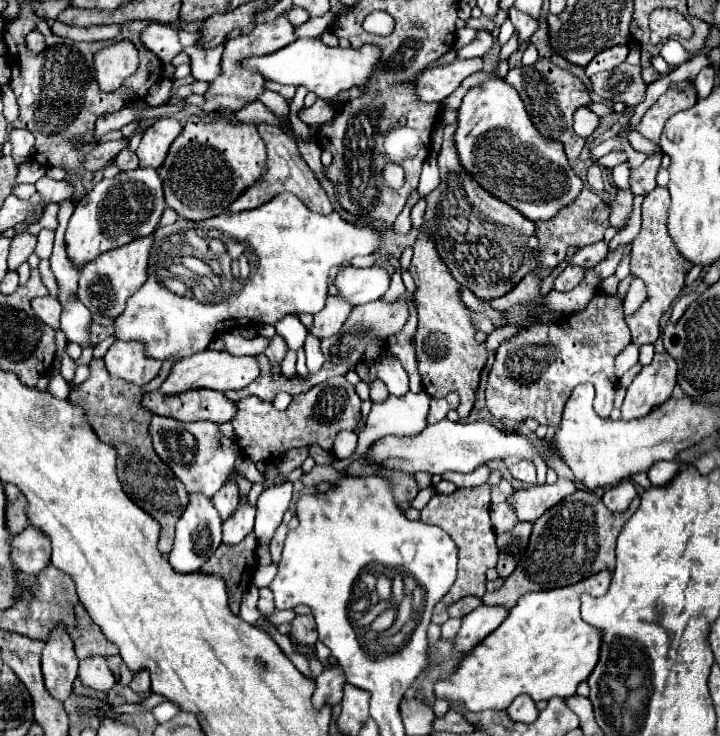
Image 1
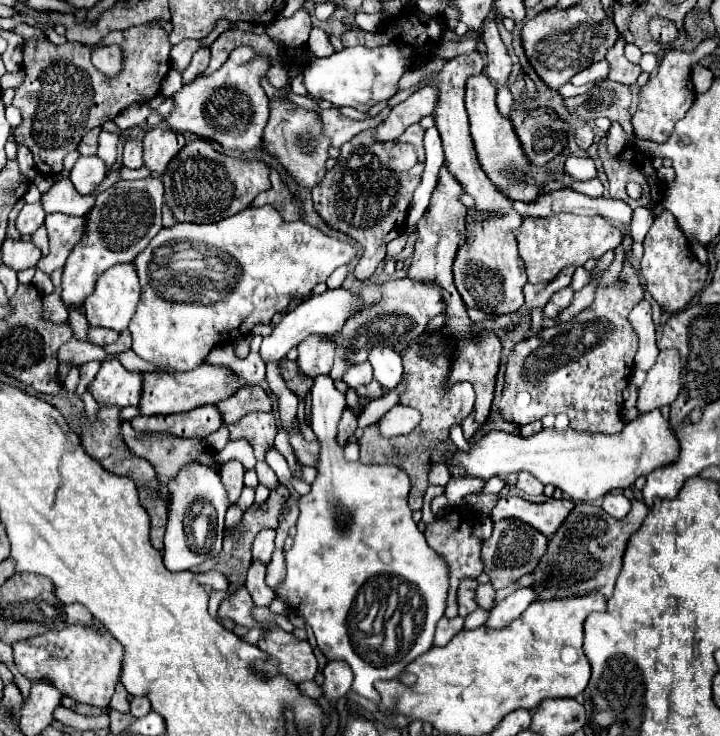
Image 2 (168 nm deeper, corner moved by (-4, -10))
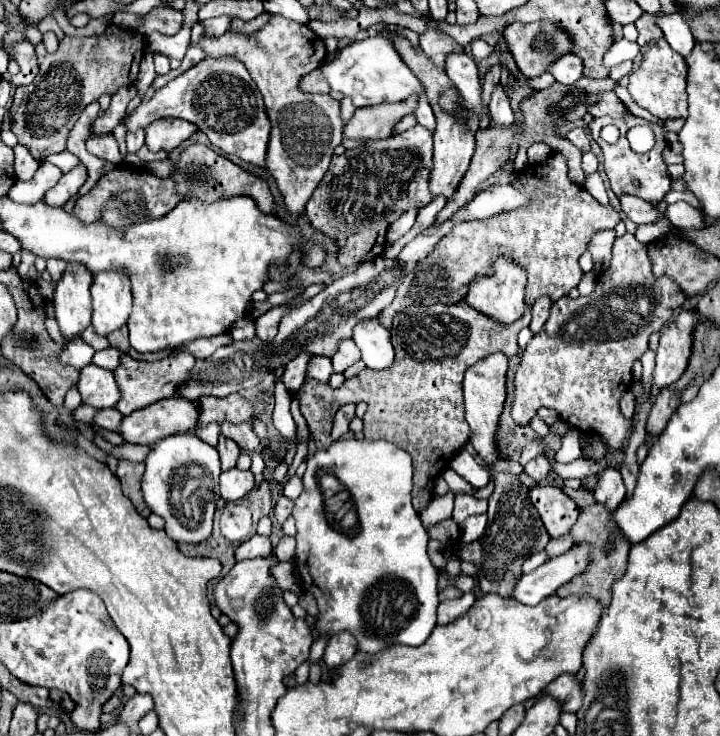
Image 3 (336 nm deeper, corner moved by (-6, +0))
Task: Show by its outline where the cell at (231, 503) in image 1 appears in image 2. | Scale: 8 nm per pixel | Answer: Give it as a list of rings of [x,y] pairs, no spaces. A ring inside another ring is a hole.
[[[231,460],[231,462],[221,464],[221,482],[225,484],[225,492],[227,492],[229,506],[237,504],[237,500],[241,496],[241,490],[245,488],[243,474],[245,474],[245,468],[237,460]]]

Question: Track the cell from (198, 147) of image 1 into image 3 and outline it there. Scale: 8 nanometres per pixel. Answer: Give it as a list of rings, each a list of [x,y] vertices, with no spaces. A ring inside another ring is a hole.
[[[191,144],[187,146],[179,160],[175,162],[175,172],[173,172],[173,182],[177,192],[183,198],[197,198],[201,202],[215,202],[221,198],[231,198],[231,196],[249,196],[255,200],[255,204],[259,206],[259,210],[263,210],[263,214],[273,212],[273,196],[269,192],[269,186],[265,180],[245,172],[243,168],[239,168],[237,164],[229,162],[227,158],[223,158],[221,154],[213,152],[209,146],[203,144]]]

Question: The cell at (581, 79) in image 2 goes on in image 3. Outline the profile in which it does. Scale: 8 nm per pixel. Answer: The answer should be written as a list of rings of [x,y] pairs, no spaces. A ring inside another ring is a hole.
[[[557,58],[555,62],[551,62],[551,66],[547,66],[547,72],[561,84],[573,84],[575,80],[579,80],[579,76],[583,76],[583,62],[581,60],[559,62]]]

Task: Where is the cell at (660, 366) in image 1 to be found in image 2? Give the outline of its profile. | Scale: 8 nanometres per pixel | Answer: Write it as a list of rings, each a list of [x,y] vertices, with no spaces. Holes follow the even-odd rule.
[[[661,350],[655,366],[647,372],[647,380],[639,388],[639,414],[673,404],[681,390],[681,364],[677,350]]]

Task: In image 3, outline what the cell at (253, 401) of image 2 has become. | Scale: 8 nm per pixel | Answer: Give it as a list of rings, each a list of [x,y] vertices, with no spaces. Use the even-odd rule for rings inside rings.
[[[229,394],[225,398],[203,396],[197,402],[199,402],[199,426],[207,426],[211,422],[237,424],[247,422],[253,416],[253,406],[239,394]]]

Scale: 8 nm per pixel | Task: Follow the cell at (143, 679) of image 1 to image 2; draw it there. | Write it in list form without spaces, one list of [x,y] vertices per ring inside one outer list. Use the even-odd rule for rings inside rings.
[[[135,696],[131,700],[131,714],[135,718],[141,718],[141,716],[145,716],[149,712],[151,712],[151,704],[149,704],[149,698],[147,696]]]

